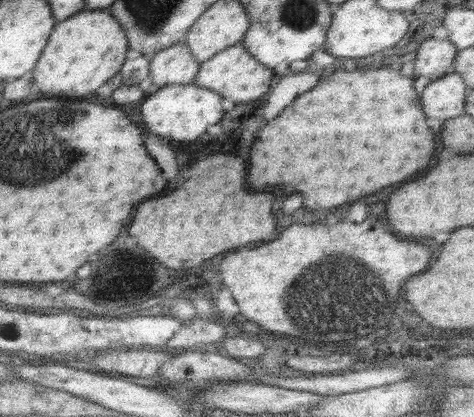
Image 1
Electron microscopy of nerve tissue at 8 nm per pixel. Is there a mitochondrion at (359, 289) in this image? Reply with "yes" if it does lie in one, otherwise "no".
yes

